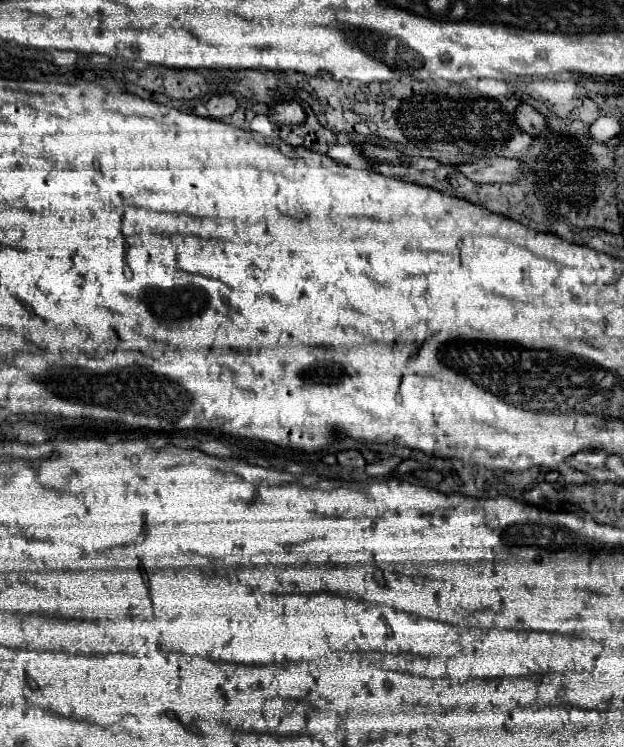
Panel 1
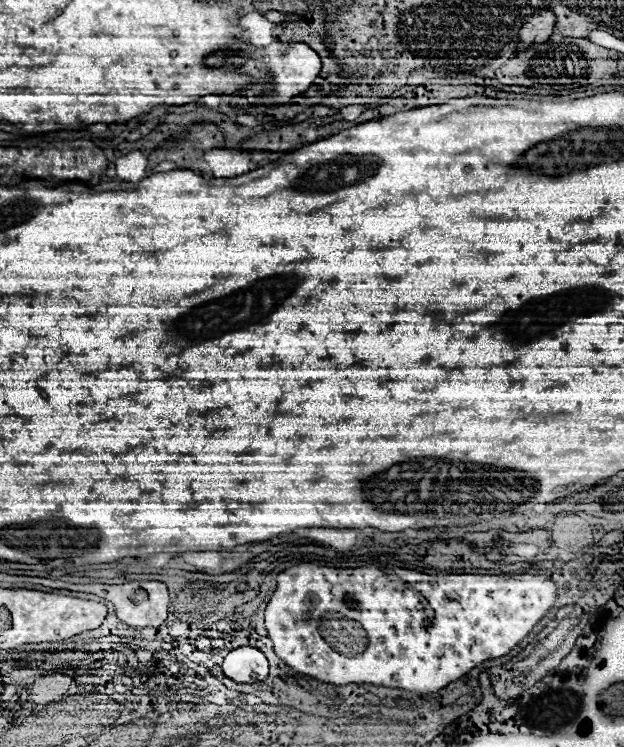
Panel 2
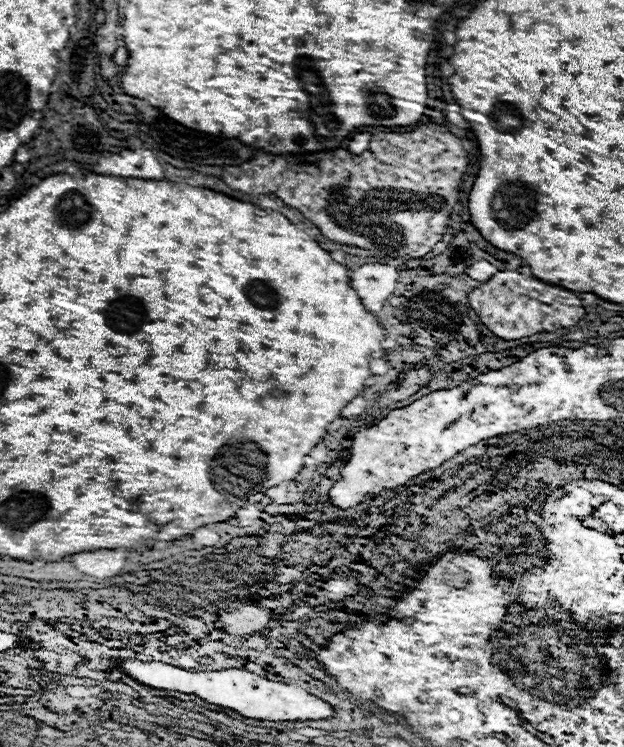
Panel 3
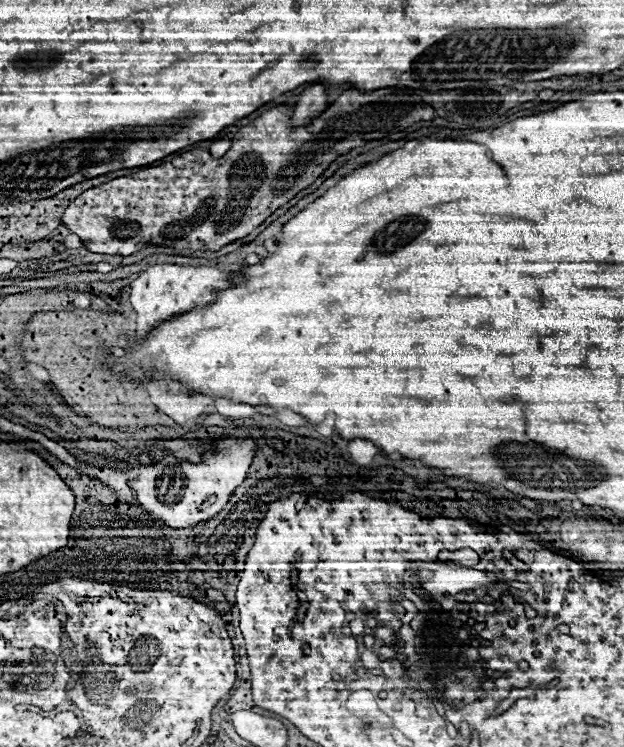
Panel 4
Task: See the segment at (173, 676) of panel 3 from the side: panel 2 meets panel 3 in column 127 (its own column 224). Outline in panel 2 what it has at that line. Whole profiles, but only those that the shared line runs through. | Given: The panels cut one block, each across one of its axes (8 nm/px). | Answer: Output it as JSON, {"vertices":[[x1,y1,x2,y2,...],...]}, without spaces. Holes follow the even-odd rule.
{"vertices":[[240,646,224,658,224,674,238,684,256,684,268,676,268,660,262,650,254,646]]}

